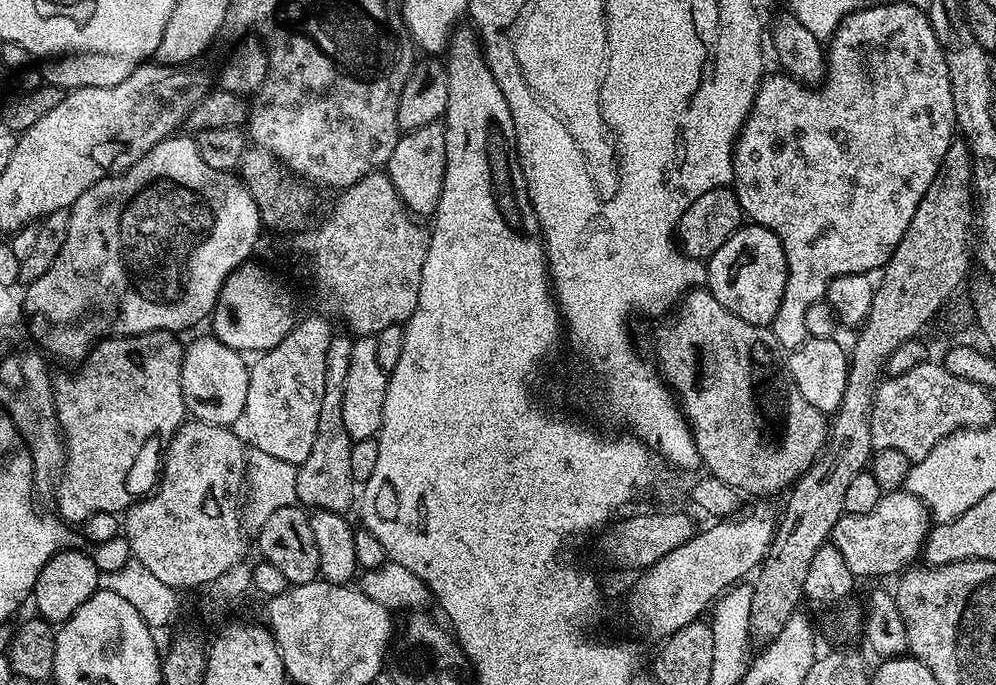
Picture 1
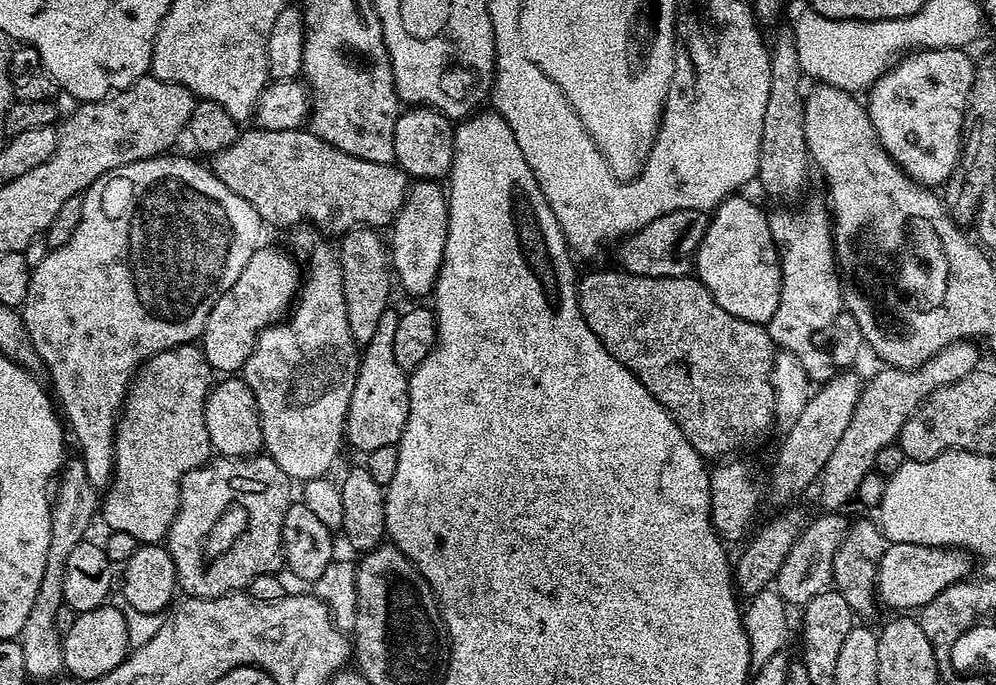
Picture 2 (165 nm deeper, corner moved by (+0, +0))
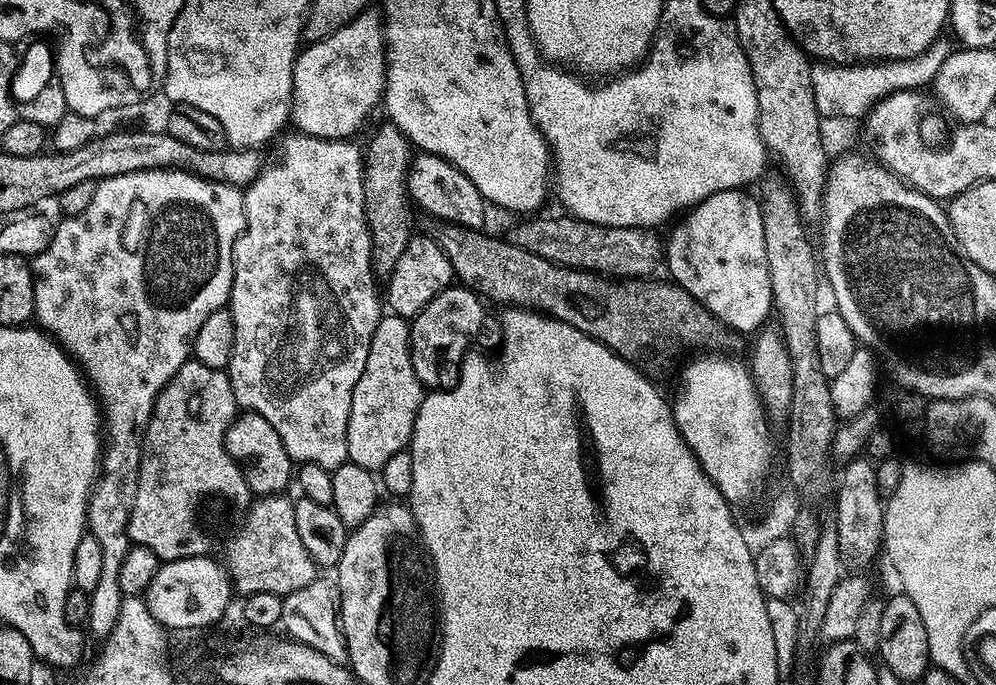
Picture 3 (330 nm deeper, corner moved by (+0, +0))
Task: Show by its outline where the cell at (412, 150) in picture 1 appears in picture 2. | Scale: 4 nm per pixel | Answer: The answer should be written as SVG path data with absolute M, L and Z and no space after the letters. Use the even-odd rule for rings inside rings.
M416 180L407 189L404 205L390 226L390 268L394 280L412 296L424 296L436 287L448 237L448 197L435 180Z

